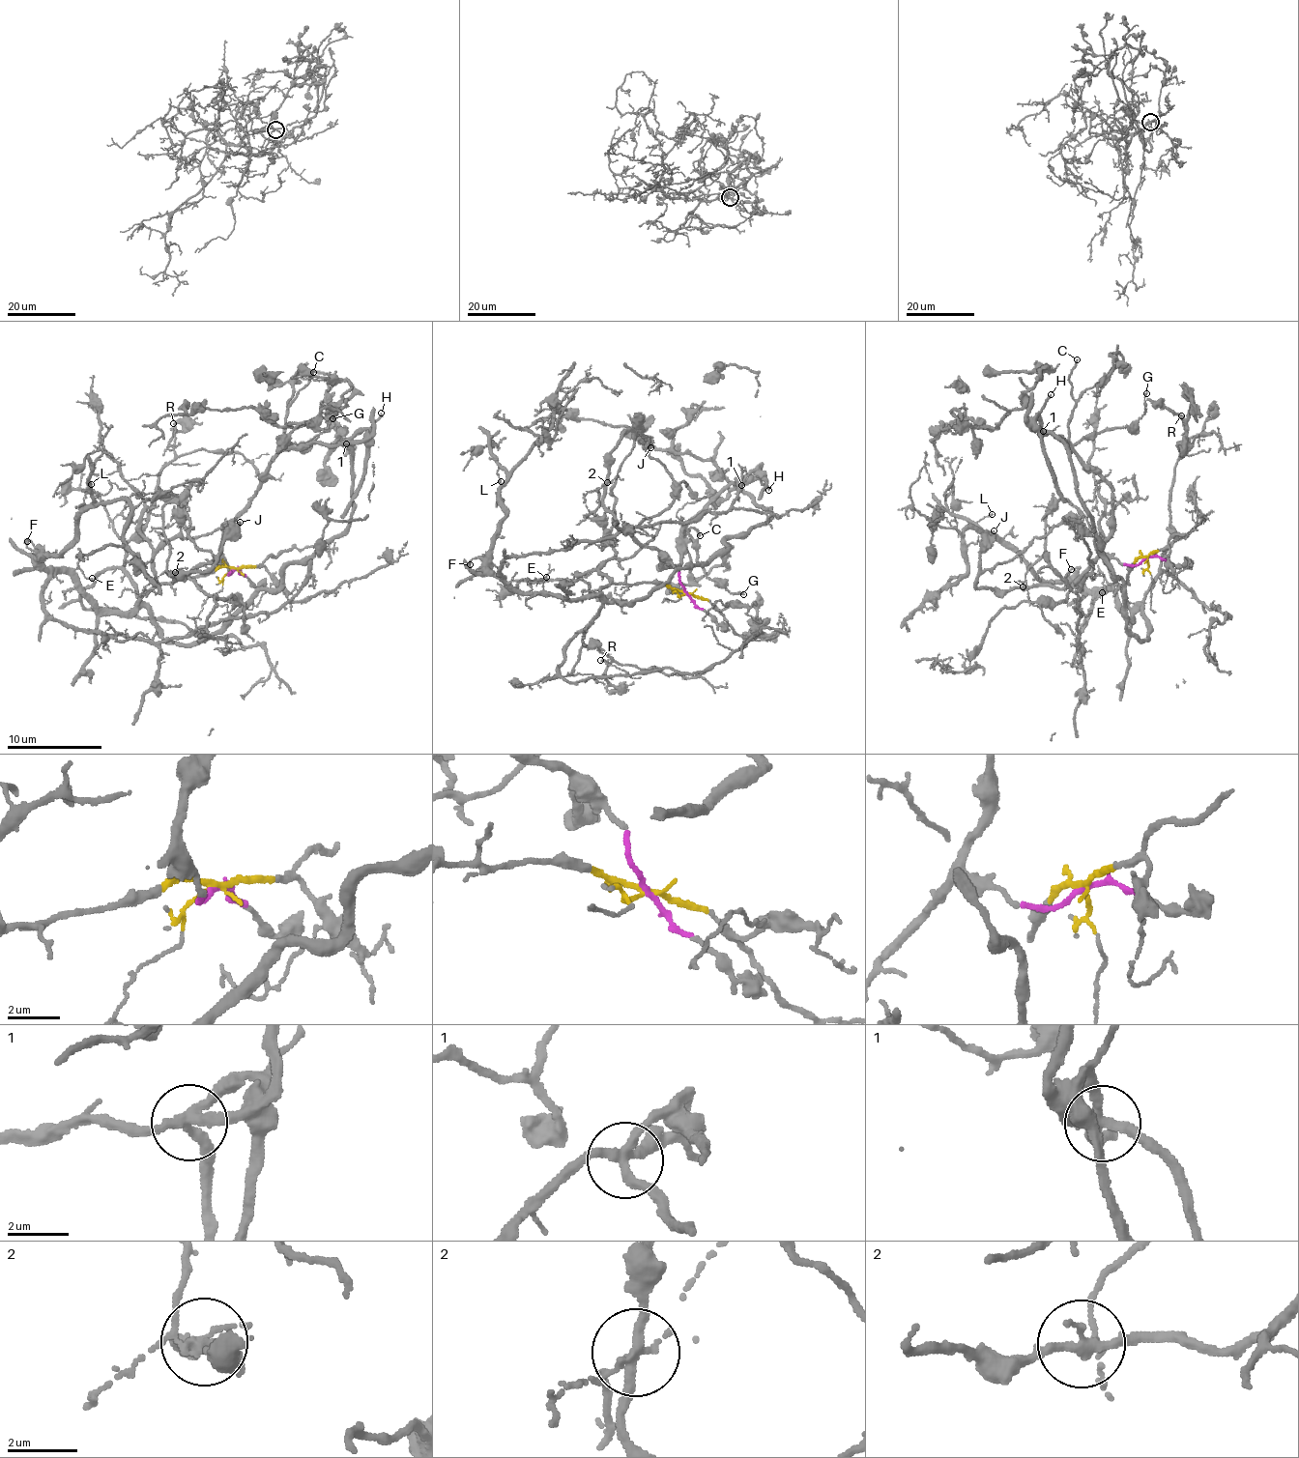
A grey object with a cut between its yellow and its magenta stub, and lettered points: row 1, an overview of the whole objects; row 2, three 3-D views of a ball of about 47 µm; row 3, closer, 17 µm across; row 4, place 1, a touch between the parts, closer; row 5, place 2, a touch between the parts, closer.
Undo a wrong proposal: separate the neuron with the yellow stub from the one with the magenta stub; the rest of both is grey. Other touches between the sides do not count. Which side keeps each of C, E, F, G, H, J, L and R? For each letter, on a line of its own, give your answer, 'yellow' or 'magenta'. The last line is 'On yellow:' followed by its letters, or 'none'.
C: magenta
E: yellow
F: yellow
G: magenta
H: magenta
J: magenta
L: yellow
R: yellow
On yellow: E, F, L, R

